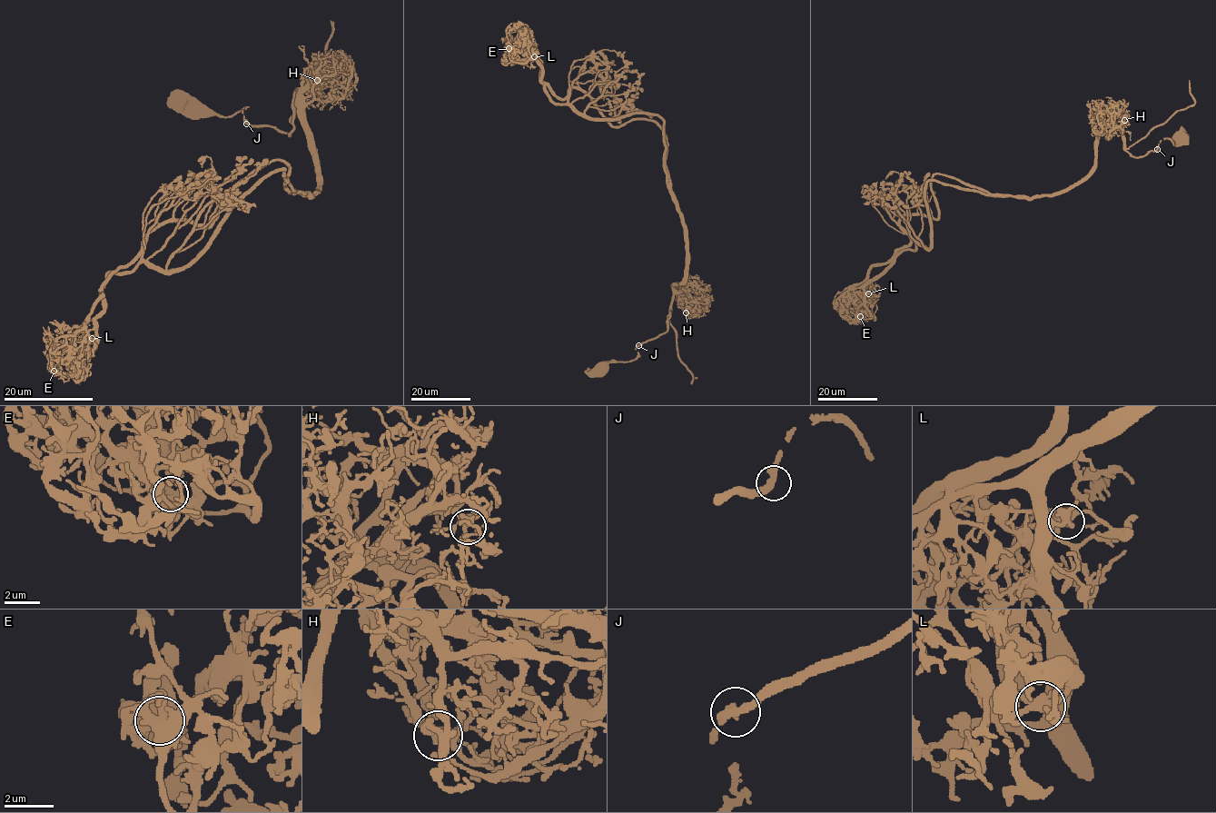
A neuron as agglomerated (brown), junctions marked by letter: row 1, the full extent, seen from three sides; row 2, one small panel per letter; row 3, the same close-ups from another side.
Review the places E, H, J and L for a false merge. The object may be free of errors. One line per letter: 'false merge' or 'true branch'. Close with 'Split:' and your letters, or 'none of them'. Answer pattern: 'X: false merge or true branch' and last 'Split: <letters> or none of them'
E: false merge
H: true branch
J: true branch
L: true branch
Split: E

